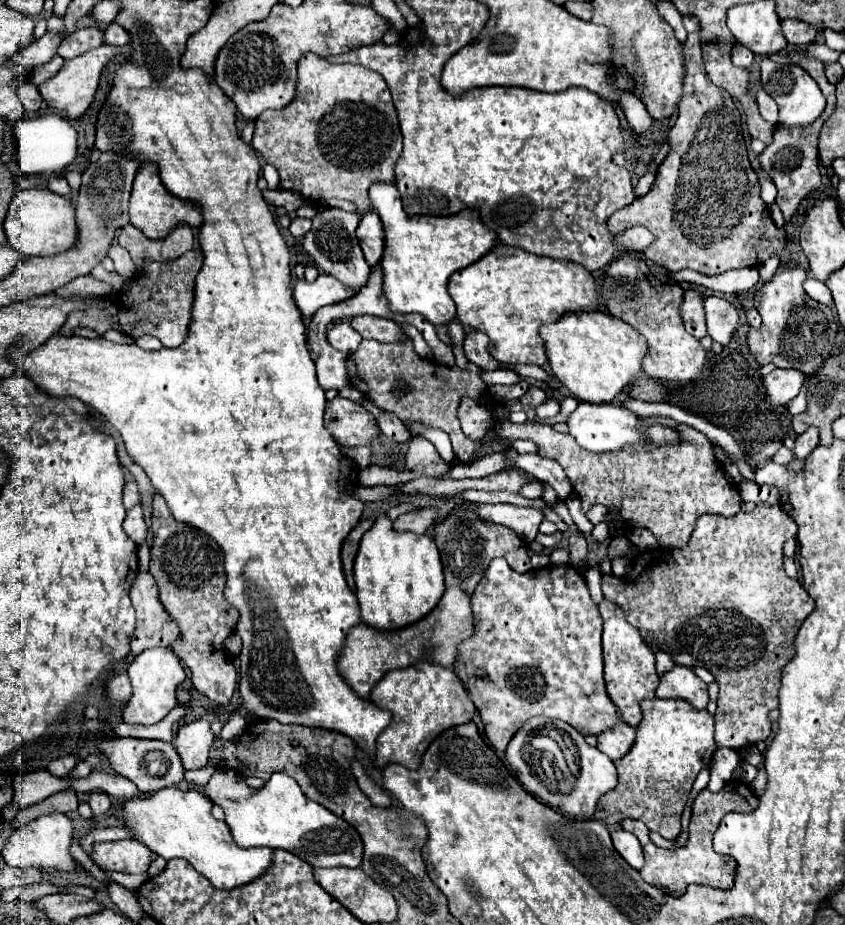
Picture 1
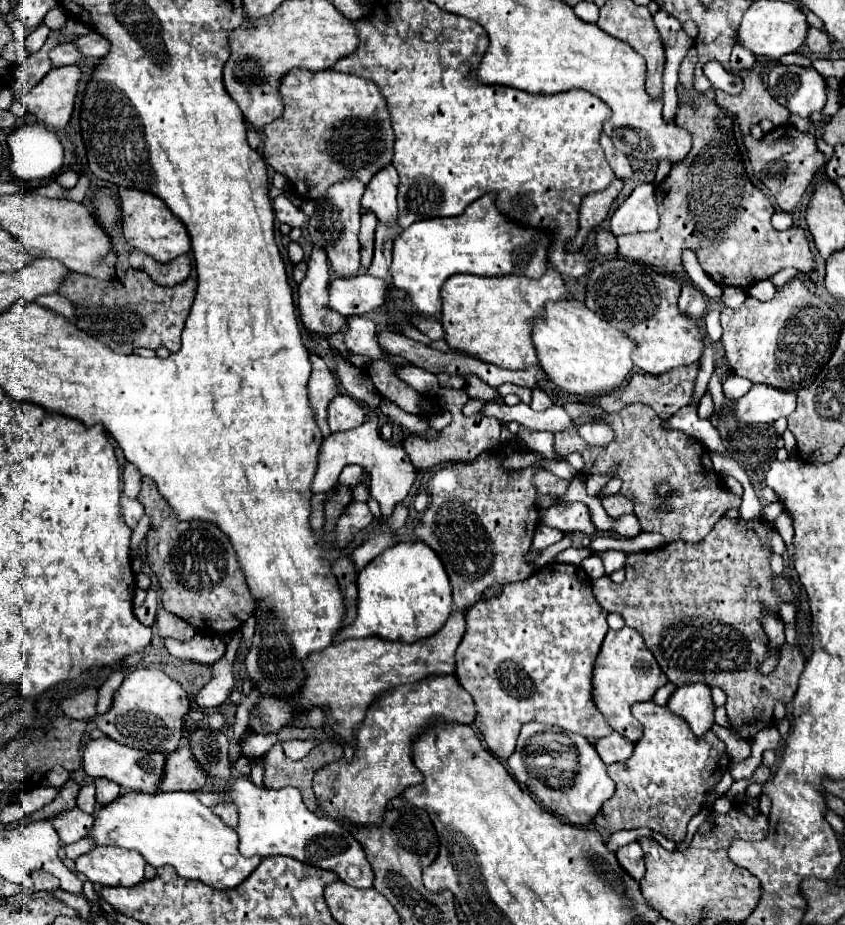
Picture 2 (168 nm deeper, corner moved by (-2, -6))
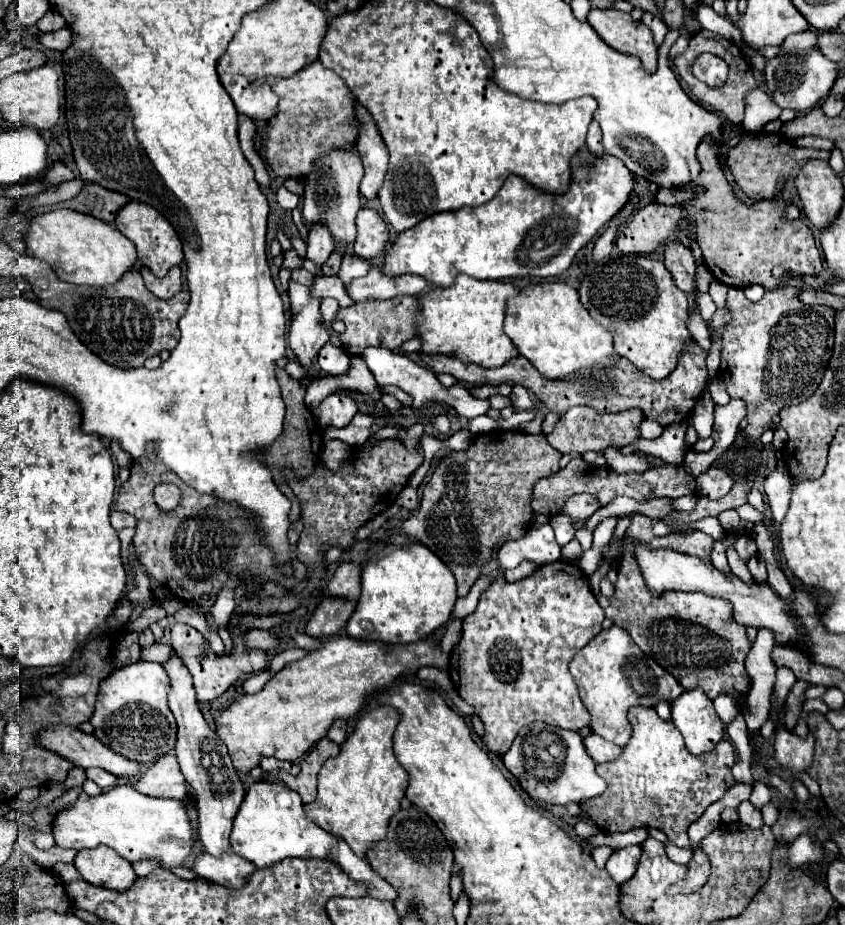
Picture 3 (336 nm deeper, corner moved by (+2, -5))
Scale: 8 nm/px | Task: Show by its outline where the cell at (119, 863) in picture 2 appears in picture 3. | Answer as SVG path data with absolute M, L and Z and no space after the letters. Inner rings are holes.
M99 846L95 850L81 850L75 856L73 864L81 878L93 886L125 892L137 880L131 862L127 862L107 846Z

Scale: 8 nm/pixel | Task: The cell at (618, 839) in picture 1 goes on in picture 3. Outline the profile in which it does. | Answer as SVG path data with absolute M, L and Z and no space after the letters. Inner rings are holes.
M627 846L627 848L615 850L607 860L607 872L621 886L637 872L639 858L641 858L641 846Z

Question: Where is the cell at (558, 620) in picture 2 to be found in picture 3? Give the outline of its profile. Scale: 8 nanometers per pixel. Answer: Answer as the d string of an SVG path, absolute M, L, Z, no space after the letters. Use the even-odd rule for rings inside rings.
M567 560L543 564L531 576L515 582L507 582L505 576L499 576L489 584L479 598L477 610L463 618L463 634L459 644L451 650L449 660L449 676L457 692L477 710L485 724L485 736L481 742L489 752L505 754L517 732L531 722L545 722L575 732L589 728L589 712L579 698L573 676L569 674L569 662L601 632L603 620L605 614L589 588L589 580L581 568Z

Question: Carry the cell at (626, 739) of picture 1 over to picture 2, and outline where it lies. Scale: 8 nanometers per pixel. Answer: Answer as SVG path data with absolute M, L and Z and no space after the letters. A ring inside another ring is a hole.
M611 733L607 737L601 737L595 741L595 749L599 753L599 757L603 759L605 765L617 763L617 761L625 761L631 757L633 753L633 741L629 741L627 737L619 735L619 733Z

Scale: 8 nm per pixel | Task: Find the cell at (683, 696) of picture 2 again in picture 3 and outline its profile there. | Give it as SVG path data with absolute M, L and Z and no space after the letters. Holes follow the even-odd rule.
M687 690L679 698L671 702L671 714L673 714L673 724L685 738L685 746L691 754L707 754L711 752L723 738L725 738L725 724L717 716L713 702L705 696L703 690Z

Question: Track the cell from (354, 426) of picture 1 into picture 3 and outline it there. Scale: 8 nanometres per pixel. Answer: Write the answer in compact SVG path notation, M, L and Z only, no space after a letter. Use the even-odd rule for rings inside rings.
M343 392L329 394L317 408L311 410L319 426L343 428L357 414L357 404Z

